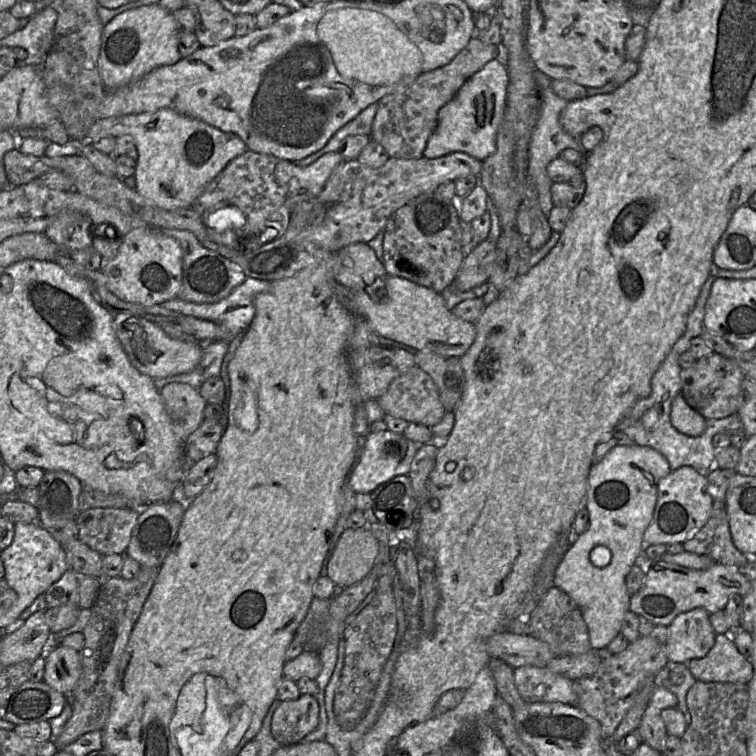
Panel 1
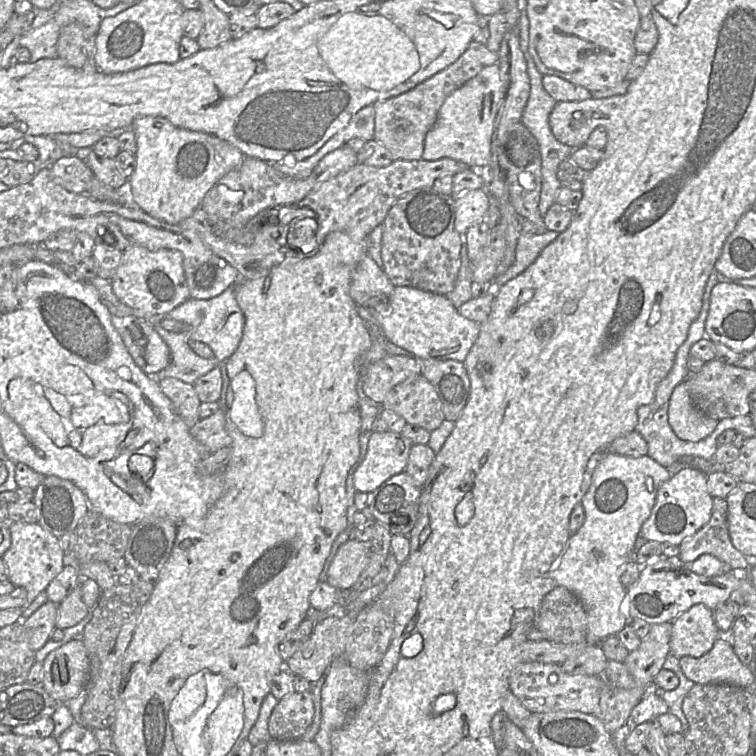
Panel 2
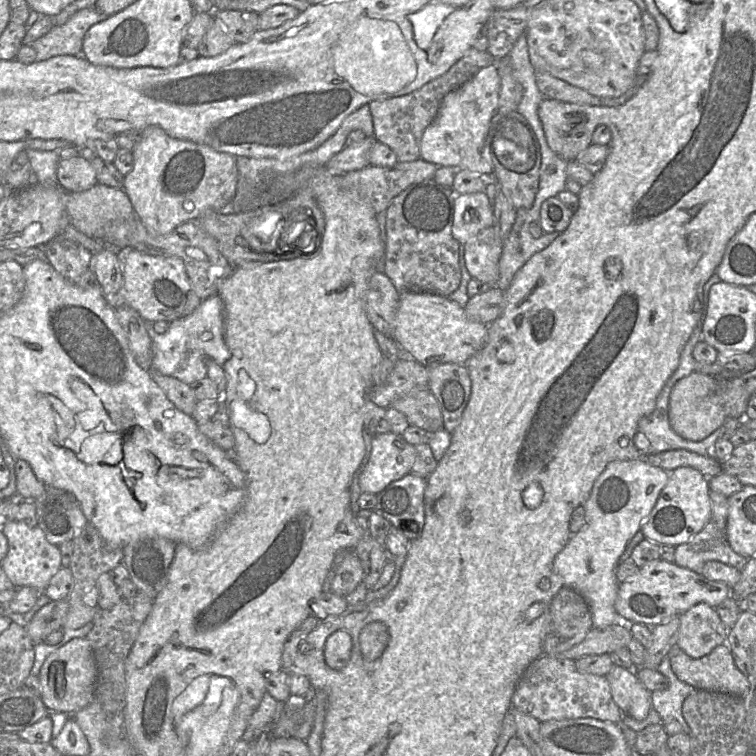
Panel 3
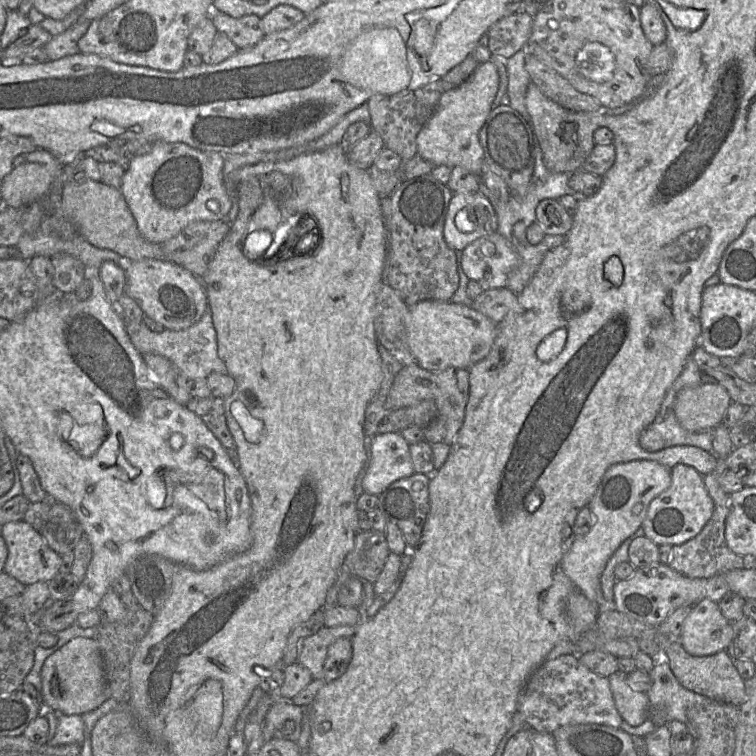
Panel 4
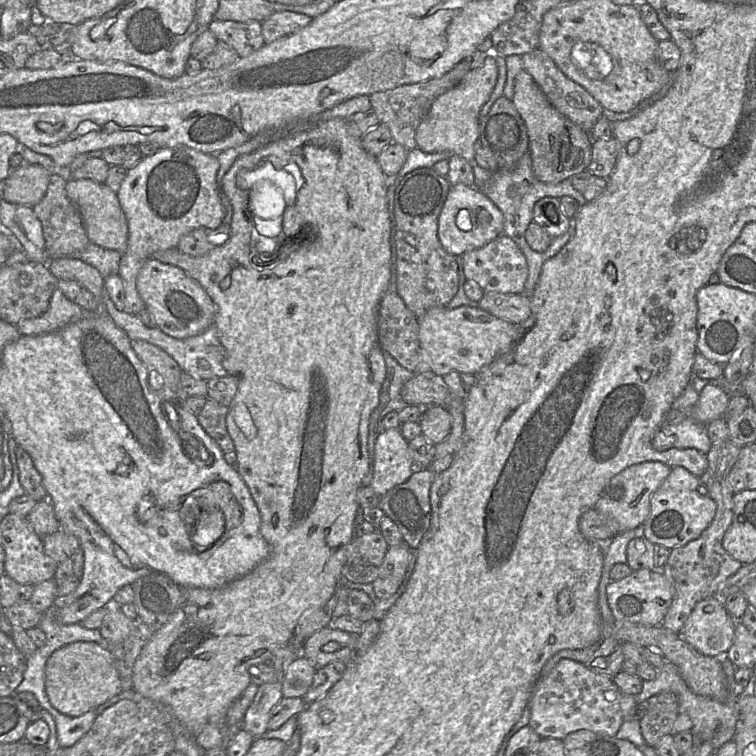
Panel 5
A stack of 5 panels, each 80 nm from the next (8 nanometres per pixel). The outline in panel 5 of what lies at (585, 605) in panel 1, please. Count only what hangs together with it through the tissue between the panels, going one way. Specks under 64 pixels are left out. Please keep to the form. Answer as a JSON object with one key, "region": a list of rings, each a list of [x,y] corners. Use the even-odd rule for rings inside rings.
{"region":[[[646,461],[631,465],[611,478],[594,508],[618,524],[618,533],[643,524],[650,513],[650,499],[670,474],[671,467],[659,461]]]}

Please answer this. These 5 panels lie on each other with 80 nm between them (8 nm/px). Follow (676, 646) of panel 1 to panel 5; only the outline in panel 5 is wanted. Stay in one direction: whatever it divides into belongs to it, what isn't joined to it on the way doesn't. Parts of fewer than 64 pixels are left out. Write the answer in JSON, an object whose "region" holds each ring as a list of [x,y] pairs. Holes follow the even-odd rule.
{"region":[[[715,596],[699,601],[686,620],[680,635],[695,650],[705,656],[725,655],[734,643],[736,621],[726,610],[723,601]]]}

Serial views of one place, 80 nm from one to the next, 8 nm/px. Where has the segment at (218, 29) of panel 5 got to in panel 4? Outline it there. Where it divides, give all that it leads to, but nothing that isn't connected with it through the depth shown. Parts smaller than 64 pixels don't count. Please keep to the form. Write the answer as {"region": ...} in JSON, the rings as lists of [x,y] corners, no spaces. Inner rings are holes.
{"region":[[[212,10],[211,17],[217,31],[226,34],[238,50],[246,50],[255,46],[265,36],[262,19],[258,16],[247,15],[234,18]]]}

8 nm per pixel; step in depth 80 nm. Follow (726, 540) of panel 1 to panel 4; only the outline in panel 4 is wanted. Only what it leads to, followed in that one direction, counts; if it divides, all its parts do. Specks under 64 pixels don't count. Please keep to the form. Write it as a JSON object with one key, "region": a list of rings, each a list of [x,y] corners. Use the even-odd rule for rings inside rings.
{"region":[[[718,458],[716,468],[711,473],[704,475],[705,487],[714,502],[712,517],[698,535],[683,544],[672,547],[668,565],[687,577],[711,578],[715,575],[723,575],[730,570],[742,569],[748,564],[748,559],[732,552],[725,540],[726,519],[730,512],[731,494],[727,494],[722,489],[720,479],[727,470],[725,458]]]}

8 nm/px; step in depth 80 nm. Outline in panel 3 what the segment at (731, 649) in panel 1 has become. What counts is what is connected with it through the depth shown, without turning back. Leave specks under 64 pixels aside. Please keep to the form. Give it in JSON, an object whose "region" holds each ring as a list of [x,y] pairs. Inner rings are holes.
{"region":[[[727,643],[715,647],[708,655],[698,659],[688,656],[678,647],[674,647],[666,656],[670,657],[671,668],[679,680],[697,690],[728,693],[740,698],[749,691],[748,676],[735,665],[733,653]]]}

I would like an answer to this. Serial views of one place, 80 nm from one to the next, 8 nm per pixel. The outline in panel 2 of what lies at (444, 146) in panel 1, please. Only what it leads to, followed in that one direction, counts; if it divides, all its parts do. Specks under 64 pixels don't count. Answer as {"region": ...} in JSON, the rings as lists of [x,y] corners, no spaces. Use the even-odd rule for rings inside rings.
{"region":[[[497,63],[484,67],[476,76],[453,91],[443,102],[433,127],[424,140],[422,159],[451,158],[479,170],[491,162],[491,139],[503,102],[503,83]]]}

